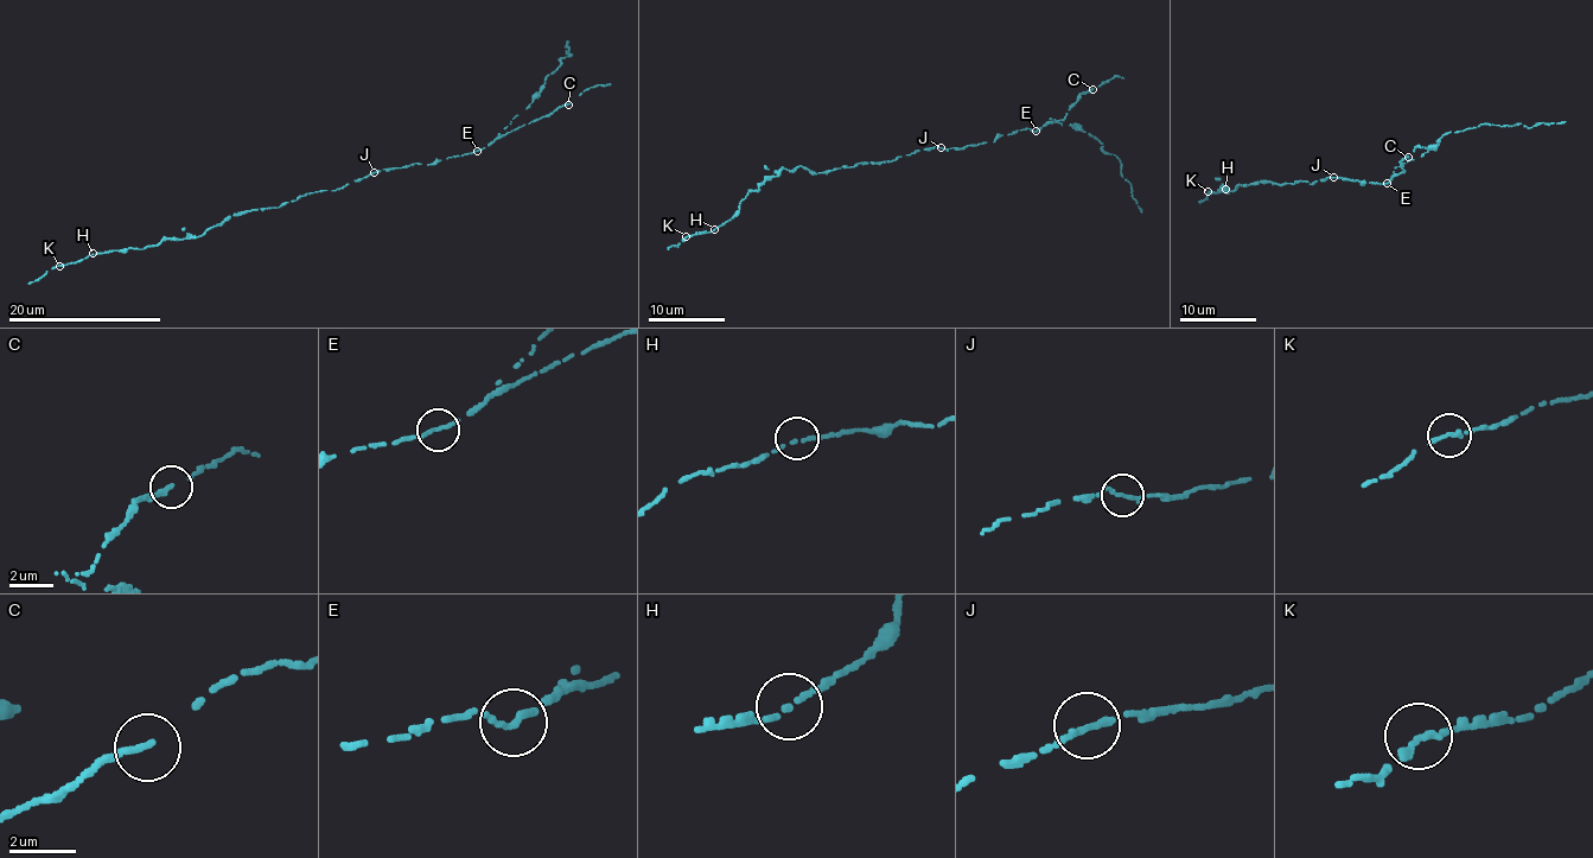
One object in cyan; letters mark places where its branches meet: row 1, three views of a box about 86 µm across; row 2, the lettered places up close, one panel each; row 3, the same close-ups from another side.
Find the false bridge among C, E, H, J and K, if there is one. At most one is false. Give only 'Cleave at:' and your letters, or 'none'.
Cleave at: E

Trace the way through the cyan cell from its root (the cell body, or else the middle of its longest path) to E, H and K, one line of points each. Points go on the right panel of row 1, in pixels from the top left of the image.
E: (1325, 178), (1340, 177), (1363, 185), (1387, 184)
H: (1325, 178), (1280, 185), (1261, 180), (1237, 184), (1234, 191), (1223, 186), (1224, 192), (1218, 190), (1225, 189)
K: (1325, 178), (1280, 185), (1261, 180), (1208, 191)

